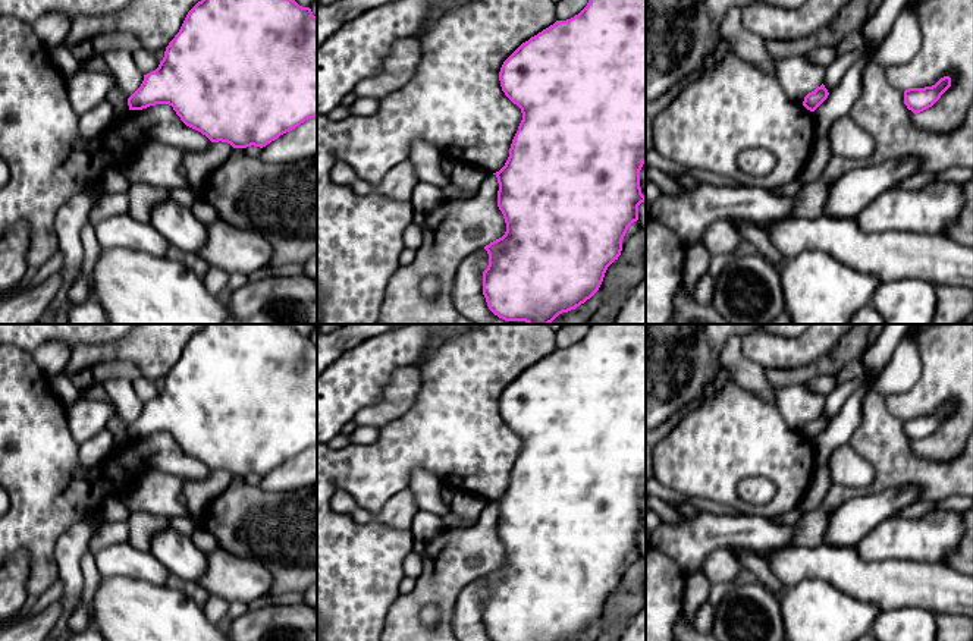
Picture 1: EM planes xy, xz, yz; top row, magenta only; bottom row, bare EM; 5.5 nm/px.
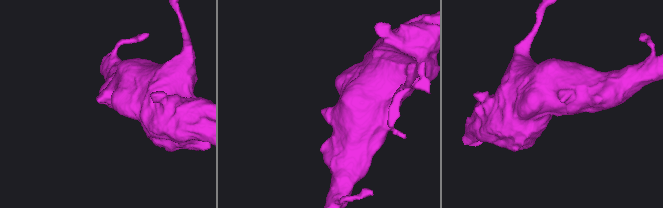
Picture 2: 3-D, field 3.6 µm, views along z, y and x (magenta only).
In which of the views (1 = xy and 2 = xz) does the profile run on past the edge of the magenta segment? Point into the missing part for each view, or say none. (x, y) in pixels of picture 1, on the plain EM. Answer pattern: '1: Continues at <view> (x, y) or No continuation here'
1: No continuation here
2: No continuation here

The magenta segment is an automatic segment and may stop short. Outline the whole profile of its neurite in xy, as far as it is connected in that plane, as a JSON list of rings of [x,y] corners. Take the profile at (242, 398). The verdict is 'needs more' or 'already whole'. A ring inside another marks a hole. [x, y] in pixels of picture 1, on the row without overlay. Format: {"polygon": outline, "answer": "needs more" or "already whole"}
{"polygon": [[[205,324],[188,340],[179,361],[166,376],[158,396],[144,403],[141,415],[128,427],[129,439],[142,439],[156,433],[172,434],[186,455],[201,461],[211,471],[227,471],[233,477],[266,475],[305,449],[317,446],[317,346],[310,336],[299,334],[288,324]]], "answer": "already whole"}

